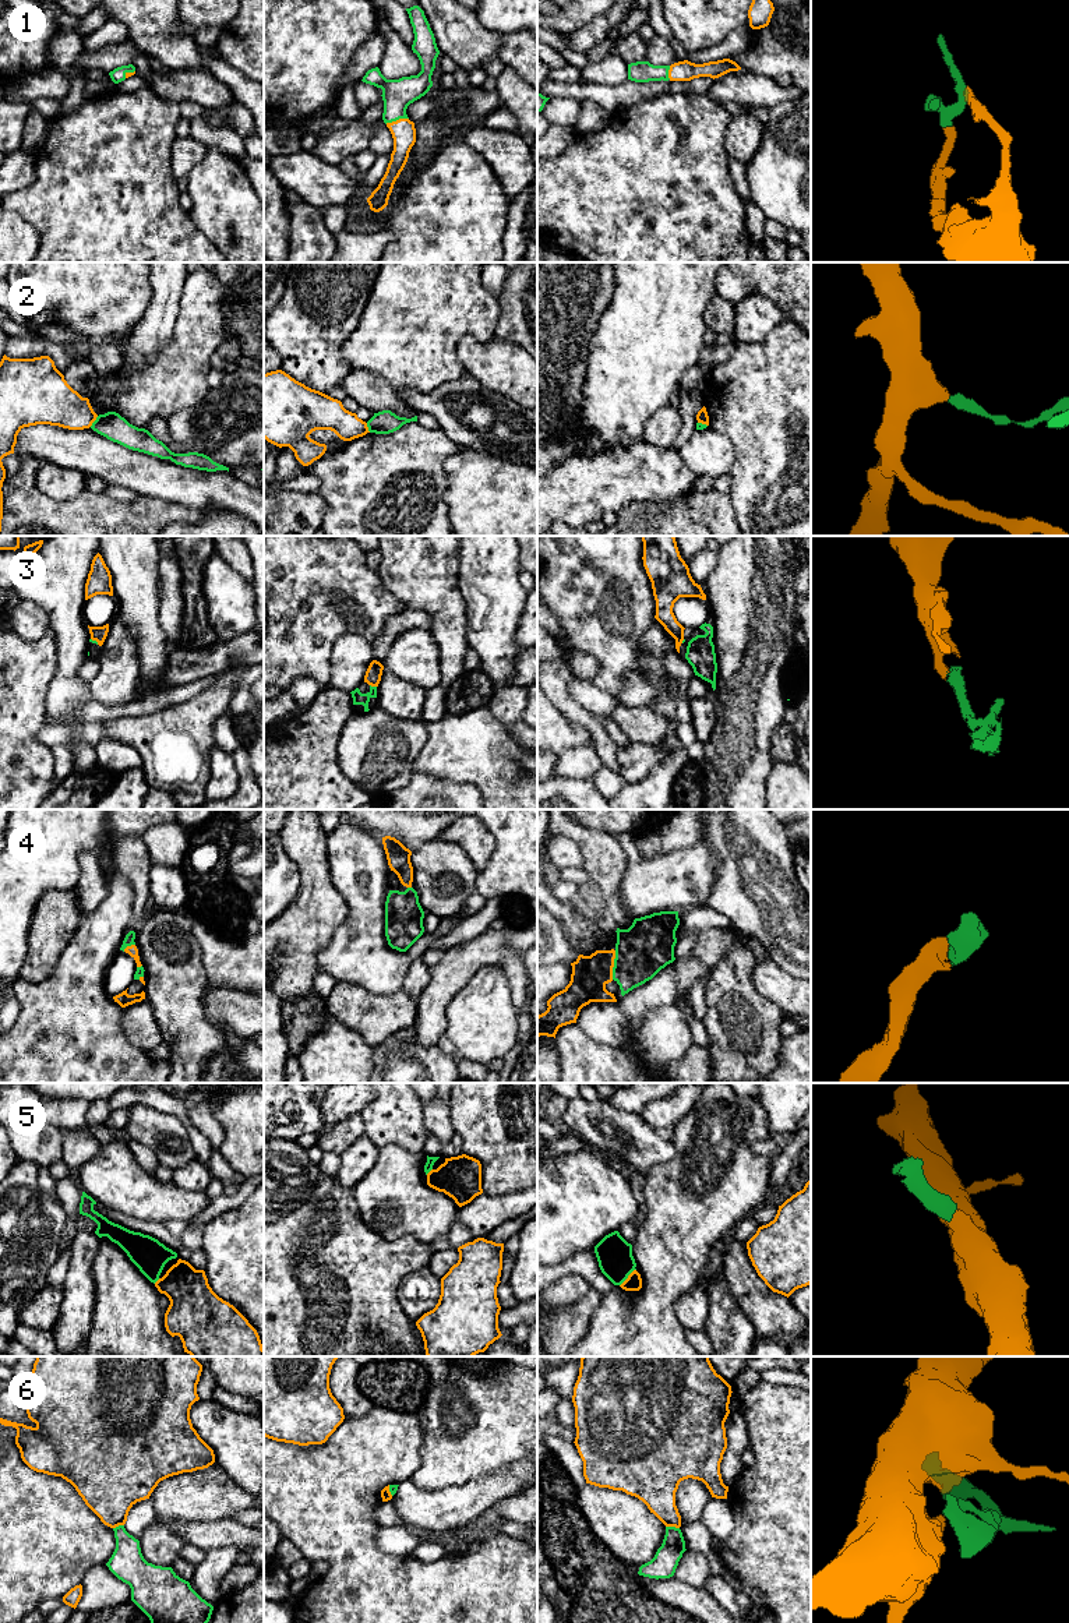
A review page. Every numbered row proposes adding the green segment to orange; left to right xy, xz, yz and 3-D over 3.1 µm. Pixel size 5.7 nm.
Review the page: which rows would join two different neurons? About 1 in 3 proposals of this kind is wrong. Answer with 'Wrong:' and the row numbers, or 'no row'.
Wrong: 2, 6

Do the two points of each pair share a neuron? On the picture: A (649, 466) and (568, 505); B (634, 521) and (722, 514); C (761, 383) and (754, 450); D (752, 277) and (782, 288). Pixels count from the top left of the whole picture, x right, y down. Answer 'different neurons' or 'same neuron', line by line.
A: same neuron
B: same neuron
C: same neuron
D: same neuron

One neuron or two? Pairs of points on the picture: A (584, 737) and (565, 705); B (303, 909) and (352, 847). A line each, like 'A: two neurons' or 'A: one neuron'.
A: two neurons
B: two neurons

